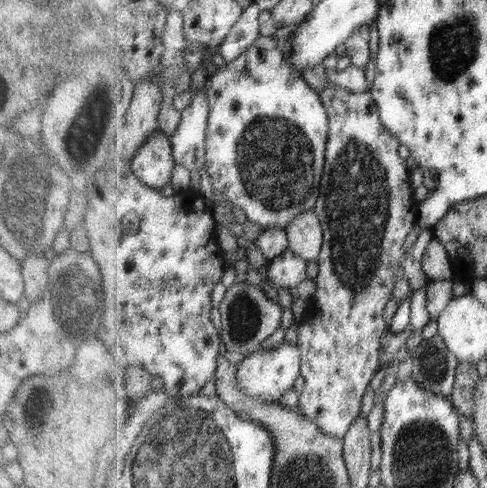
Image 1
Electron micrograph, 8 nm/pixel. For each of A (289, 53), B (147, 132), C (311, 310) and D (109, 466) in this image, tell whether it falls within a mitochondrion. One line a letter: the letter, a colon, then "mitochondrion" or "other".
A: other
B: other
C: other
D: other

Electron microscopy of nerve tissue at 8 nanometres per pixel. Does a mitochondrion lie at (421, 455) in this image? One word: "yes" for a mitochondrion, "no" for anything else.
yes

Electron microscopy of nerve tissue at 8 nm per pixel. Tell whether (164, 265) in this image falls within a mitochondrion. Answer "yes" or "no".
no

